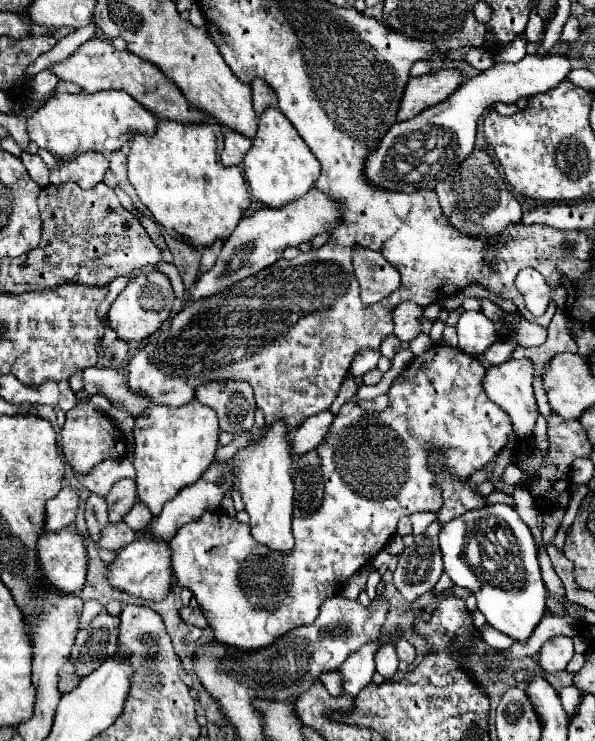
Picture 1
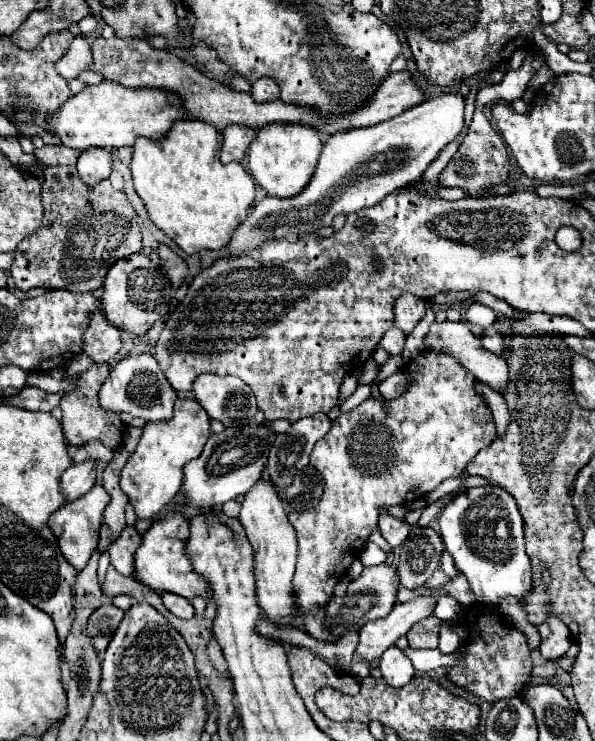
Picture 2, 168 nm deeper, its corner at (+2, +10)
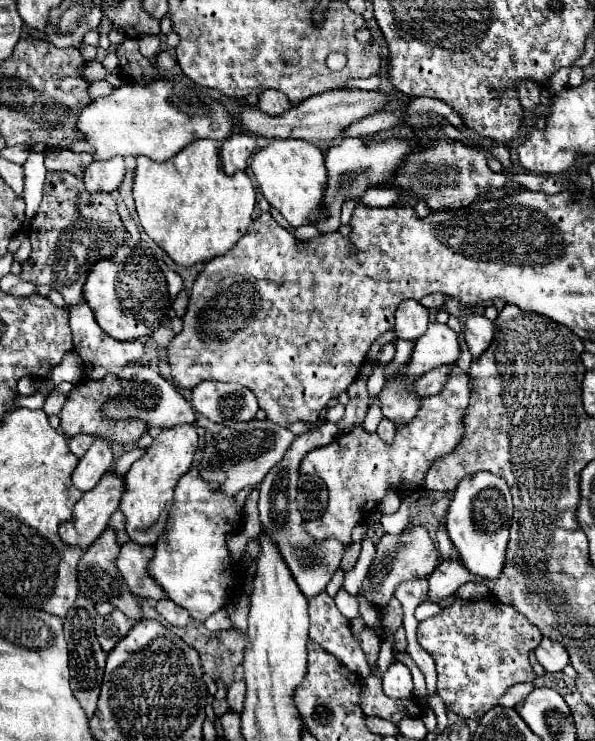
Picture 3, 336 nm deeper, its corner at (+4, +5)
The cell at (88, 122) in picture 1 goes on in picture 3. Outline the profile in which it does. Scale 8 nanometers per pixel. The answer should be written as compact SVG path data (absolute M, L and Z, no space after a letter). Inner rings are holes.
M157 79L147 85L127 83L111 95L99 97L83 107L77 129L85 135L85 141L97 149L93 157L99 161L117 155L145 155L151 161L161 163L175 157L195 139L229 139L237 125L233 111L237 111L239 105L239 101L217 89L205 89L199 85L191 87L189 83L175 79Z

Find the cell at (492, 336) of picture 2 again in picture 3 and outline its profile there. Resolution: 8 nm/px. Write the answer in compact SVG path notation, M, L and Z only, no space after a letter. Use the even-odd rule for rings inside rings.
M473 313L467 317L463 333L465 333L465 343L469 347L469 353L473 357L479 357L493 339L493 323L485 315Z

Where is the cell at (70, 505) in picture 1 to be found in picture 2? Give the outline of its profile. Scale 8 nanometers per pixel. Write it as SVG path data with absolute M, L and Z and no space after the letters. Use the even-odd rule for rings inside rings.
M83 462L83 464L73 464L61 474L61 494L65 502L73 502L75 498L83 496L89 488L95 486L97 480L97 470L95 462Z

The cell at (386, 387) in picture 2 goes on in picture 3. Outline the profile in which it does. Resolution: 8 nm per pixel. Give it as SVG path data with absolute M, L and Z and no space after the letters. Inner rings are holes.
M437 367L437 369L431 369L427 375L423 375L423 377L419 377L419 379L415 381L417 395L419 395L419 397L437 395L437 393L445 387L449 375L451 375L451 367Z

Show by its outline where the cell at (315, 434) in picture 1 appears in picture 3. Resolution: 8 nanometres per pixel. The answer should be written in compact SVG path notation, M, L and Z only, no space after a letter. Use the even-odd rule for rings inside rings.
M321 421L317 425L317 429L299 435L291 449L287 451L287 455L283 457L283 461L279 465L275 465L263 479L263 483L259 483L259 519L261 519L261 527L263 531L271 537L273 543L277 543L277 549L281 553L281 557L285 559L285 565L289 567L295 583L299 585L301 593L311 599L319 593L325 591L327 583L331 581L331 577L335 575L335 571L341 567L341 559L345 555L345 545L339 543L337 539L325 539L325 541L315 541L307 535L305 531L305 521L297 509L295 497L297 497L297 479L299 479L299 463L303 459L303 455L307 455L311 449L317 447L325 447L327 443L335 441L335 435L339 435L339 429L335 423L327 423Z

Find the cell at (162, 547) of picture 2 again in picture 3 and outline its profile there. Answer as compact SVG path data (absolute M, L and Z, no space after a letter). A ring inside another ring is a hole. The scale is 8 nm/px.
M193 465L179 479L175 487L175 503L169 513L169 523L165 533L159 537L155 545L155 557L151 559L149 571L153 579L165 589L167 597L177 605L185 607L189 615L197 621L205 621L215 611L223 609L239 589L237 587L241 579L239 575L244 573L242 570L239 571L239 563L231 559L227 539L229 535L233 535L233 529L241 529L241 525L243 525L243 511L235 505L235 497L225 497L223 491L219 491L219 487L211 487L211 483L201 479L197 465Z

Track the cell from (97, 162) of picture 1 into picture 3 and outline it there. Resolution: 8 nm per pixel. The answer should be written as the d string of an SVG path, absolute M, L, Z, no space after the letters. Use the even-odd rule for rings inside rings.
M113 157L109 161L93 161L85 171L85 189L89 193L113 193L119 189L125 175L123 157Z

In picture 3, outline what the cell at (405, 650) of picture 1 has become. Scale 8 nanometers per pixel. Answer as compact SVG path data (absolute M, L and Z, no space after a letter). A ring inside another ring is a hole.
M495 597L475 601L453 601L447 609L419 623L417 627L419 645L429 651L435 659L437 671L437 692L445 707L463 719L479 719L493 709L499 697L517 683L533 683L535 673L529 663L529 651L541 643L541 631L509 603L499 603Z

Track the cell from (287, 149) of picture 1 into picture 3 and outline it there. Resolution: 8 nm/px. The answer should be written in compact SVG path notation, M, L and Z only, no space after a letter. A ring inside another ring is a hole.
M273 139L265 149L257 151L251 161L253 175L261 187L263 197L271 207L289 221L291 227L301 227L327 219L327 207L323 205L323 195L327 189L327 169L323 151L299 139Z

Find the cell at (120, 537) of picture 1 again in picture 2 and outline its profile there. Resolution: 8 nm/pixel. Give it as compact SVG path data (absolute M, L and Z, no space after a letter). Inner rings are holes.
M127 526L121 536L109 546L109 554L111 554L111 564L125 576L133 576L133 554L137 550L141 542L141 534Z

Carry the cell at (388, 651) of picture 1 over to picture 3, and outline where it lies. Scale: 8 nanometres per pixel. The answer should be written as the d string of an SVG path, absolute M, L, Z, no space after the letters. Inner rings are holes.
M391 663L383 675L383 691L391 699L409 699L413 695L411 671L403 663Z

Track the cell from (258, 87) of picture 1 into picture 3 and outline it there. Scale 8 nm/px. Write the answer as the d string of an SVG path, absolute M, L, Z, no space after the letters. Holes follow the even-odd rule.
M265 89L259 95L259 105L257 107L259 107L259 111L263 111L267 115L277 117L277 115L289 111L291 103L289 103L289 99L281 91L277 91L277 89Z

